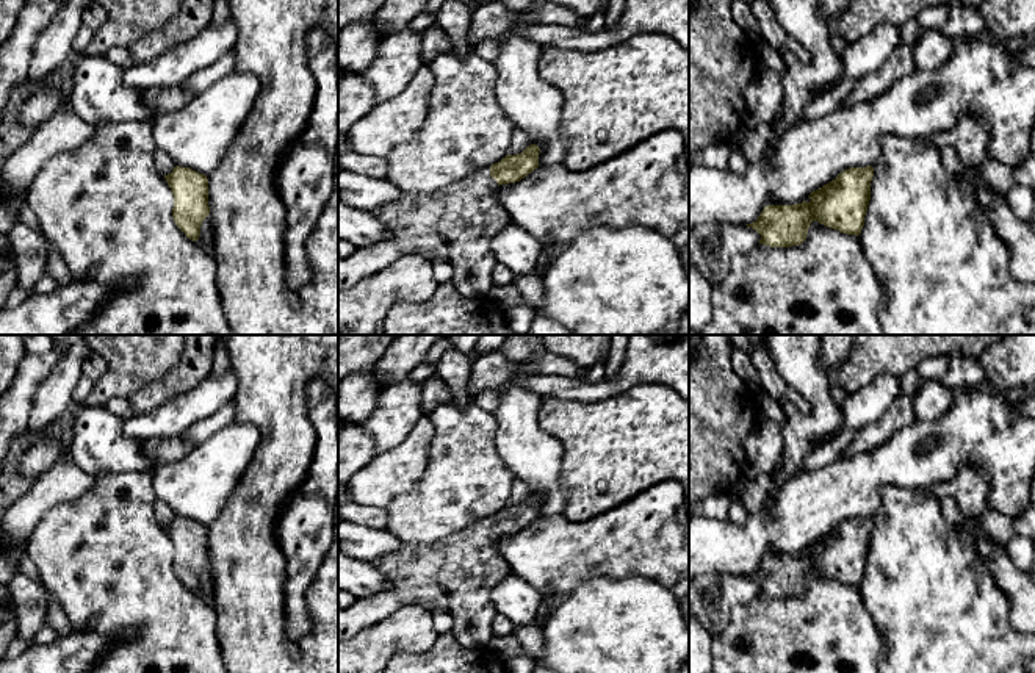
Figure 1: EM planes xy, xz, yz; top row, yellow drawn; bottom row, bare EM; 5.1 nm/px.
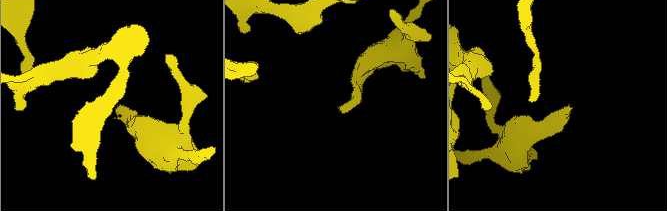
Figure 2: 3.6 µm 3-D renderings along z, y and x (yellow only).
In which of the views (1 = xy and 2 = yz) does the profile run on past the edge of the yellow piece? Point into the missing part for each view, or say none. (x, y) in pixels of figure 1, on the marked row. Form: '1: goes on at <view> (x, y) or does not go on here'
1: does not go on here
2: does not go on here

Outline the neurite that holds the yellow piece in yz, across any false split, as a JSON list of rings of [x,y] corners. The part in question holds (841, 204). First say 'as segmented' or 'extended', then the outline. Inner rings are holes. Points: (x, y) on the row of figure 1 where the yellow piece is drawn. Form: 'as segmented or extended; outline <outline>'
as segmented; outline [[[850,167],[835,180],[813,191],[810,202],[767,205],[752,227],[761,235],[759,244],[770,247],[799,246],[806,239],[813,221],[841,233],[861,233],[871,200],[874,167]]]

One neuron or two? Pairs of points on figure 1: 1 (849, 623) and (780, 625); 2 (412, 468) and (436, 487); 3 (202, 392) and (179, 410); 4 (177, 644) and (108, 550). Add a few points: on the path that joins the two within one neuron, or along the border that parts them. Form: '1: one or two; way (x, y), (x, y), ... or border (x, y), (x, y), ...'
1: one; way (832, 625), (797, 625)
2: two; border (431, 439), (421, 478), (393, 498)
3: one; way (196, 398), (185, 409)
4: one; way (163, 620), (116, 573)

